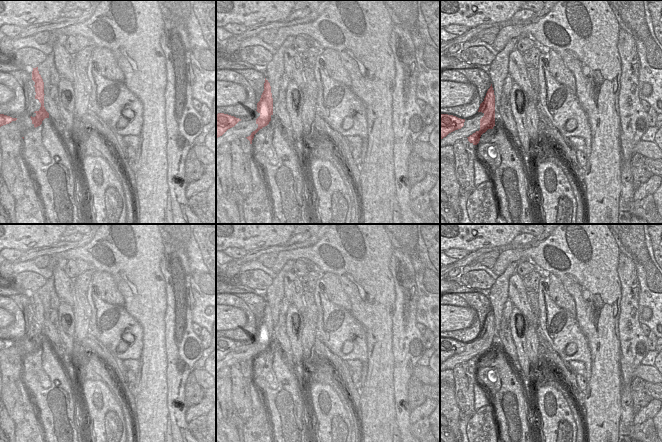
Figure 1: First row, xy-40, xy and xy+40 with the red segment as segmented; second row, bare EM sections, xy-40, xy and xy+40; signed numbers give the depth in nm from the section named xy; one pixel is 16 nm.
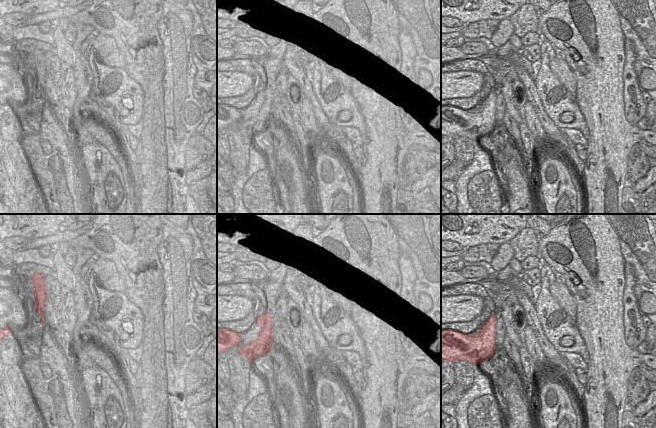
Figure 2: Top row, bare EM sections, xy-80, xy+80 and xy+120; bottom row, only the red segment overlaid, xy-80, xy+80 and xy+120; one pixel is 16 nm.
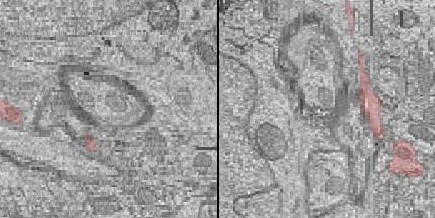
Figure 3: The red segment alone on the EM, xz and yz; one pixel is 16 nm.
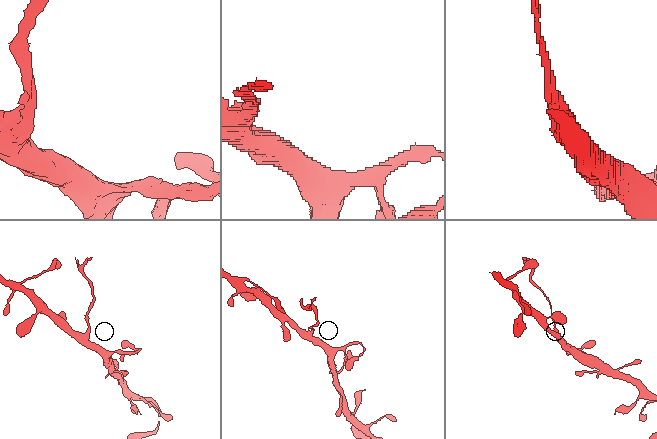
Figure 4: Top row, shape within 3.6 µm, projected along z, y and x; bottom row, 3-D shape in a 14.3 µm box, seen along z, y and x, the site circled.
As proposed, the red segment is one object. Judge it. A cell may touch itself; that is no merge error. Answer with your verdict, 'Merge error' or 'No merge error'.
Merge error.

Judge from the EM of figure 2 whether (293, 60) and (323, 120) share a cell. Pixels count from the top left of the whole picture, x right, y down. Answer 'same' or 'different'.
same

